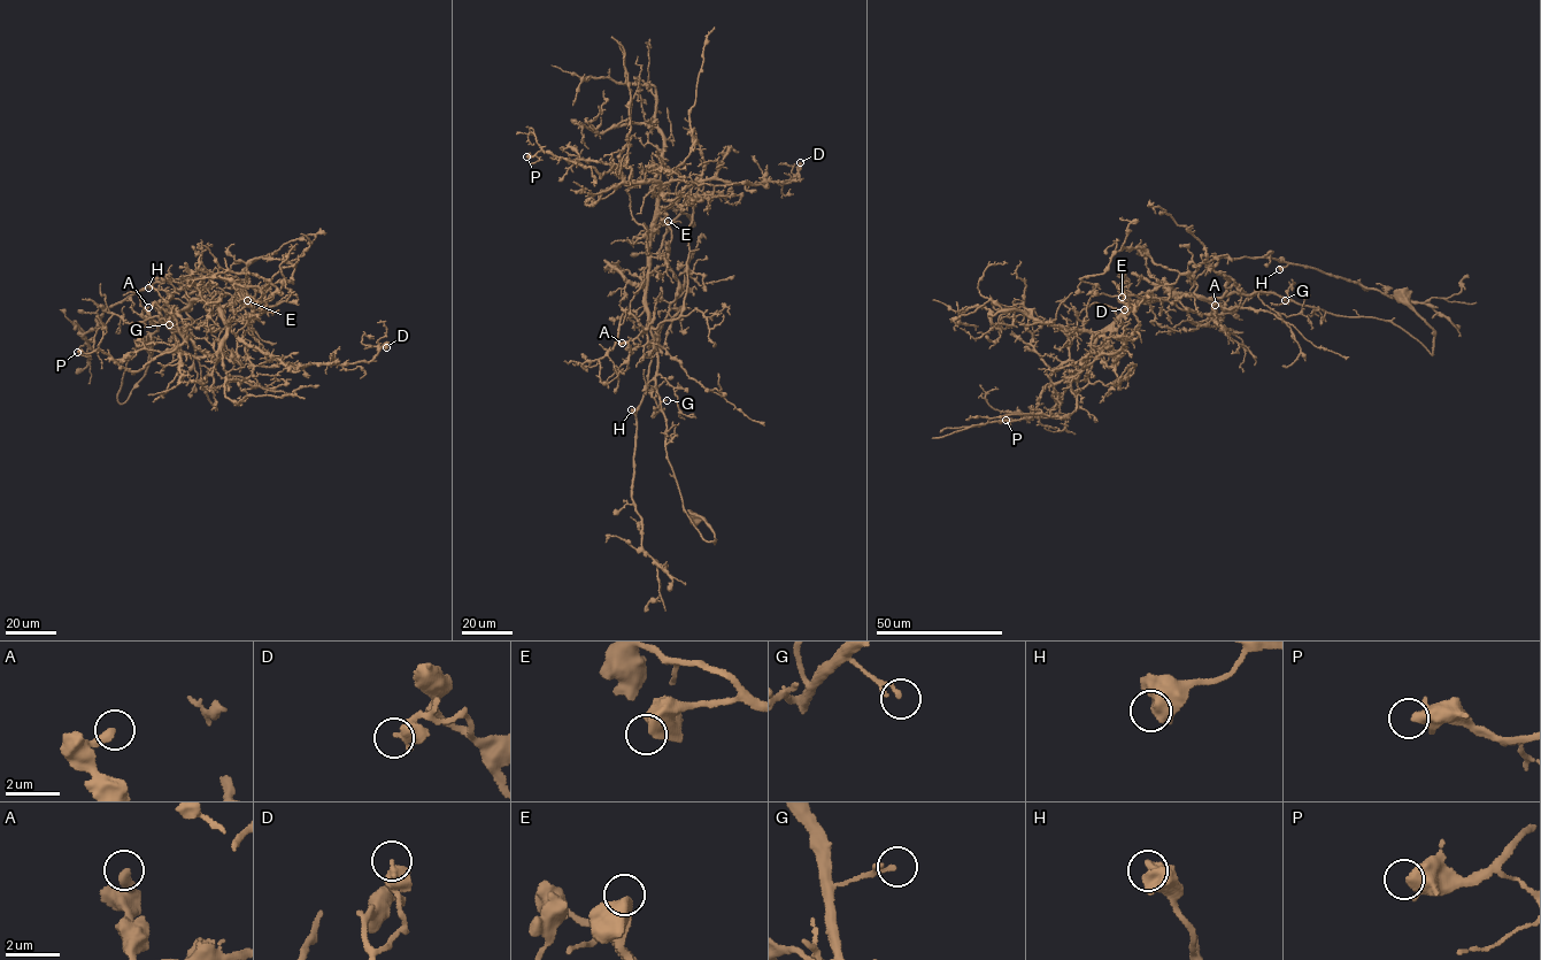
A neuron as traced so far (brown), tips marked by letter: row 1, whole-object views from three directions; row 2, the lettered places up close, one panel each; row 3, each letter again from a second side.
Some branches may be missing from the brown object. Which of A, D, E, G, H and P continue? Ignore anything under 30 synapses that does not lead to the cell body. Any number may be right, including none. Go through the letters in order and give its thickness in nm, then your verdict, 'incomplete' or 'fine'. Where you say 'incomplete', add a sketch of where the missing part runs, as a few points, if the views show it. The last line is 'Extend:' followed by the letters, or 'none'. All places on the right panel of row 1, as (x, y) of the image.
A: 360 nm | fine
D: 360 nm | fine
E: 600 nm | fine
G: 120 nm | fine
H: 750 nm | fine
P: 480 nm | fine
Extend: none

